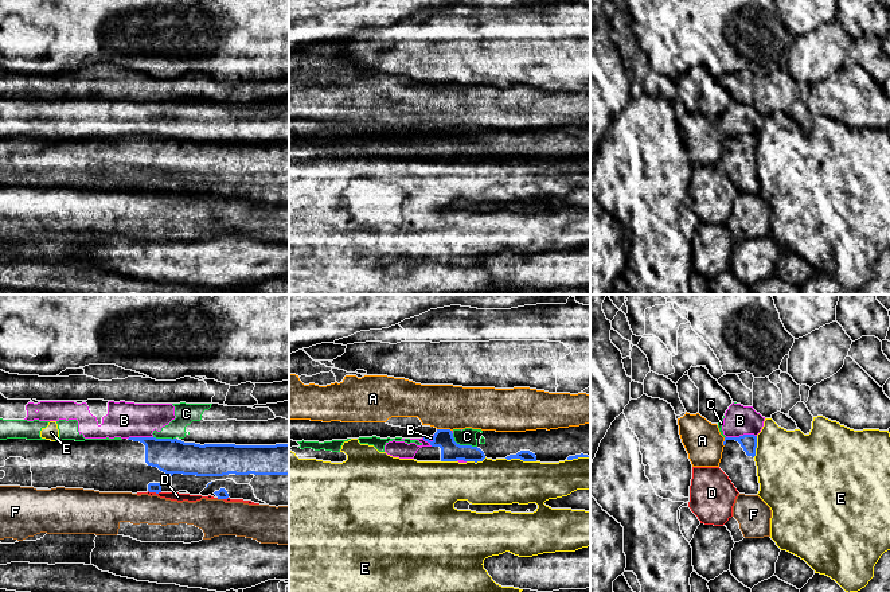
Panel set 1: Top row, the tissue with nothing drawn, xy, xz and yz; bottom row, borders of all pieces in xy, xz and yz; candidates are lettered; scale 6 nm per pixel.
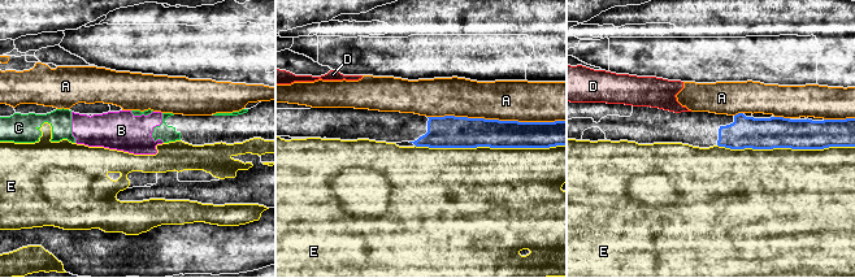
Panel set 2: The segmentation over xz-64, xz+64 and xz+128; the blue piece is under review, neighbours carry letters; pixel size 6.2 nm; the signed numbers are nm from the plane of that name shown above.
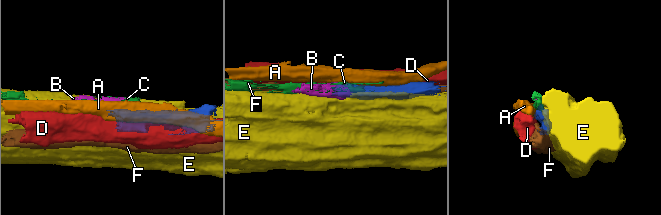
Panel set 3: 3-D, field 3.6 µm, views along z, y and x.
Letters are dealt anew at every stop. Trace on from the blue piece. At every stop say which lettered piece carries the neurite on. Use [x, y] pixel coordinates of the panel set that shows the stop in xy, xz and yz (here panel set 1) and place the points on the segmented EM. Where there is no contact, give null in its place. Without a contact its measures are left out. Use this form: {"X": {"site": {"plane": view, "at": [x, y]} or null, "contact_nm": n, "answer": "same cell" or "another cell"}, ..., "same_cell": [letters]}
{"A": {"site": {"plane": "xz", "at": [444, 429]}, "contact_nm": 90, "answer": "another cell"}, "B": {"site": {"plane": "yz", "at": [741, 436]}, "contact_nm": 180, "answer": "another cell"}, "C": {"site": {"plane": "xz", "at": [463, 446]}, "contact_nm": 170, "answer": "another cell"}, "D": {"site": {"plane": "xy", "at": [155, 491]}, "contact_nm": 80, "answer": "another cell"}, "E": {"site": {"plane": "xz", "at": [520, 459]}, "contact_nm": 190, "answer": "another cell"}, "F": {"site": {"plane": "xy", "at": [221, 498]}, "contact_nm": 30, "answer": "another cell"}, "same_cell": []}

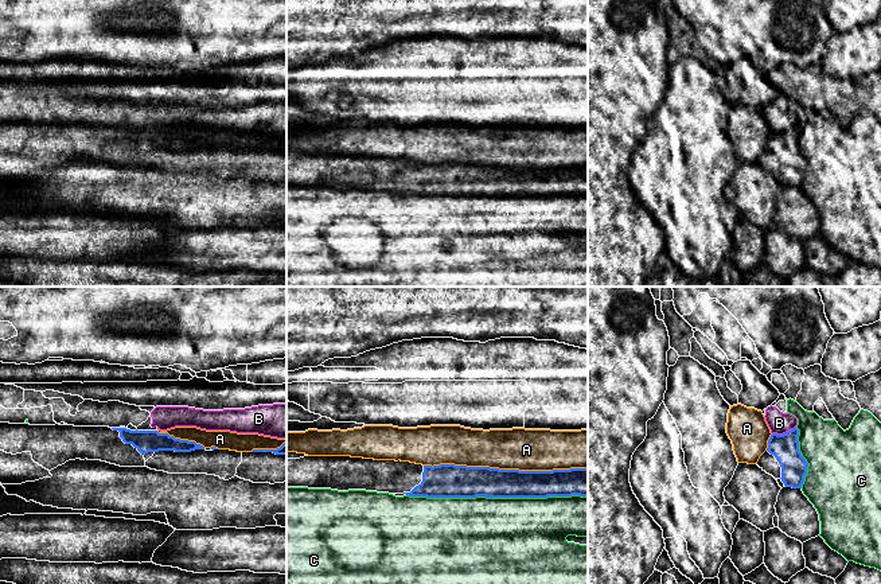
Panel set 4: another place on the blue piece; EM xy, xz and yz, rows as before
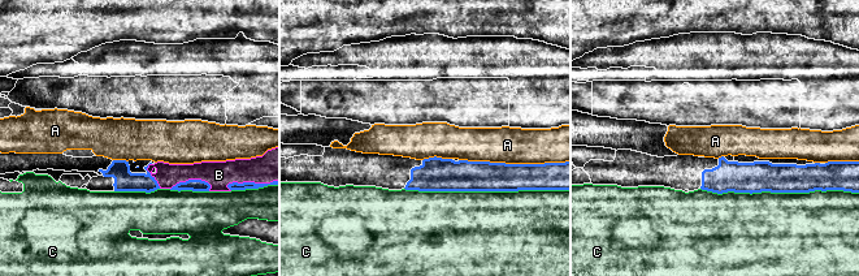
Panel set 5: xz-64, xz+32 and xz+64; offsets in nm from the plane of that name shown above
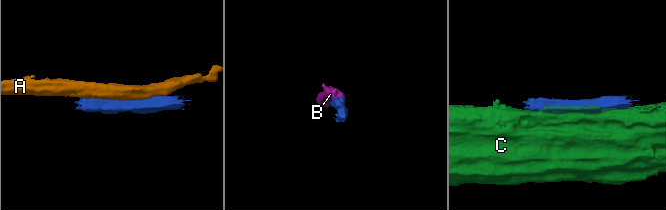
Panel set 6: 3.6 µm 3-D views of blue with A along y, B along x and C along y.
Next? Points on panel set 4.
{"A": {"site": {"plane": "xz", "at": [506, 470]}, "contact_nm": 1000, "answer": "another cell"}, "B": {"site": {"plane": "yz", "at": [783, 433]}, "contact_nm": 150, "answer": "another cell"}, "C": {"site": {"plane": "xz", "at": [496, 497]}, "contact_nm": 1100, "answer": "another cell"}, "same_cell": []}

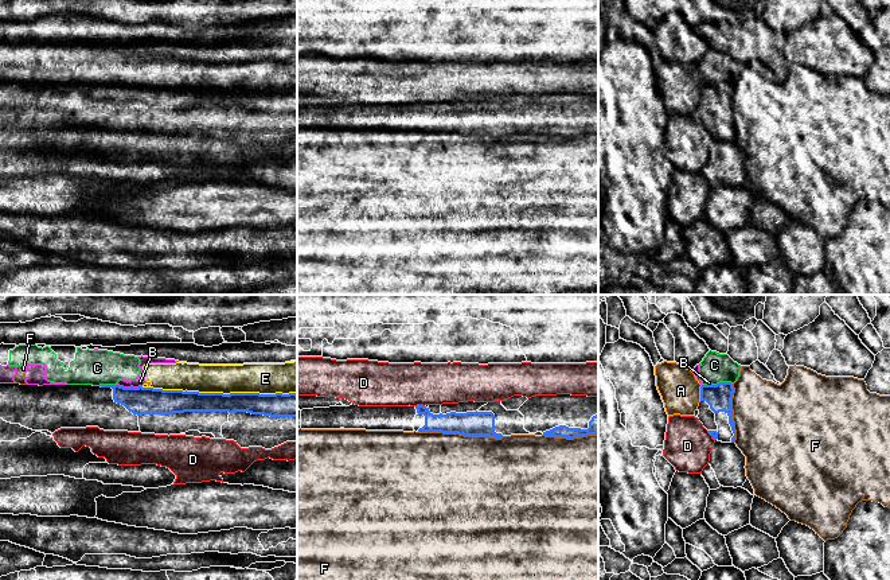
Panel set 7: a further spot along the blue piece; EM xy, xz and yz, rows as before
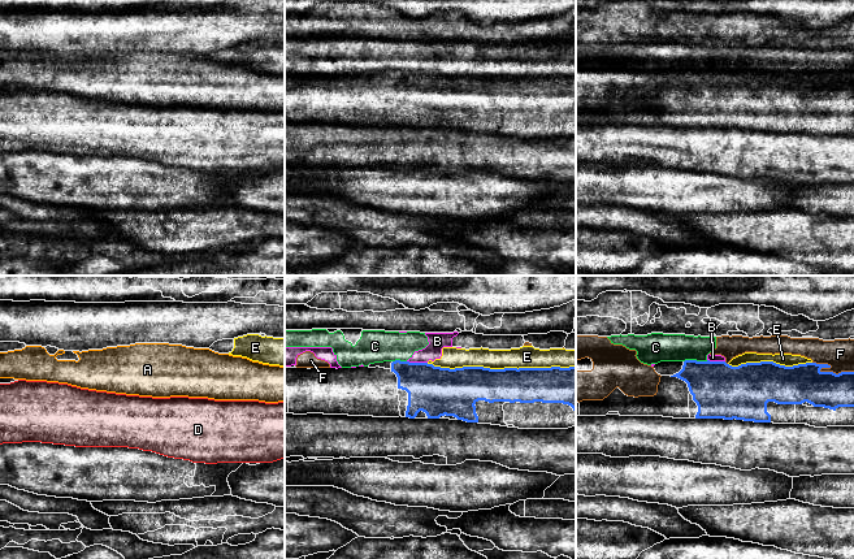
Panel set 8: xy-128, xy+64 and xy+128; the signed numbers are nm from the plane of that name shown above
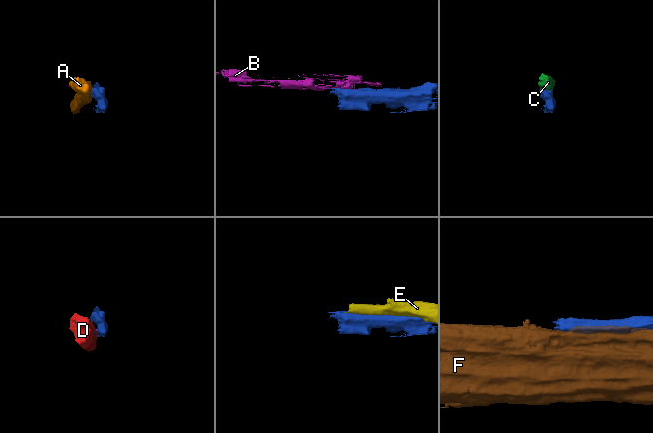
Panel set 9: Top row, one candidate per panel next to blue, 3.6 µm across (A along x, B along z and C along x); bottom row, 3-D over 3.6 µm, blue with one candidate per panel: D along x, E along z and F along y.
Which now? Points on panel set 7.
{"A": {"site": {"plane": "yz", "at": [701, 393]}, "contact_nm": 100, "answer": "another cell"}, "B": {"site": {"plane": "xy", "at": [131, 386]}, "contact_nm": 150, "answer": "another cell"}, "C": {"site": {"plane": "yz", "at": [721, 382]}, "contact_nm": 130, "answer": "another cell"}, "D": {"site": {"plane": "xz", "at": [420, 405]}, "contact_nm": 60, "answer": "another cell"}, "E": {"site": {"plane": "xy", "at": [219, 393]}, "contact_nm": 950, "answer": "another cell"}, "F": {"site": {"plane": "xz", "at": [461, 433]}, "contact_nm": 500, "answer": "another cell"}, "same_cell": []}

